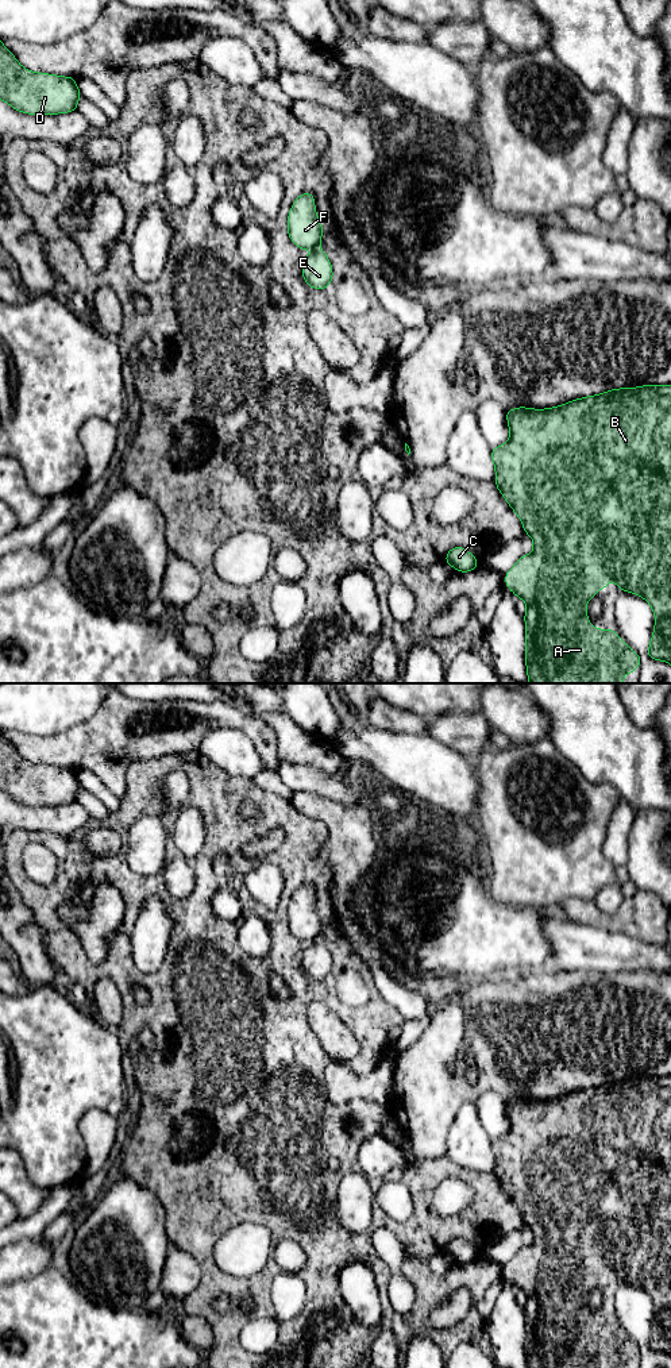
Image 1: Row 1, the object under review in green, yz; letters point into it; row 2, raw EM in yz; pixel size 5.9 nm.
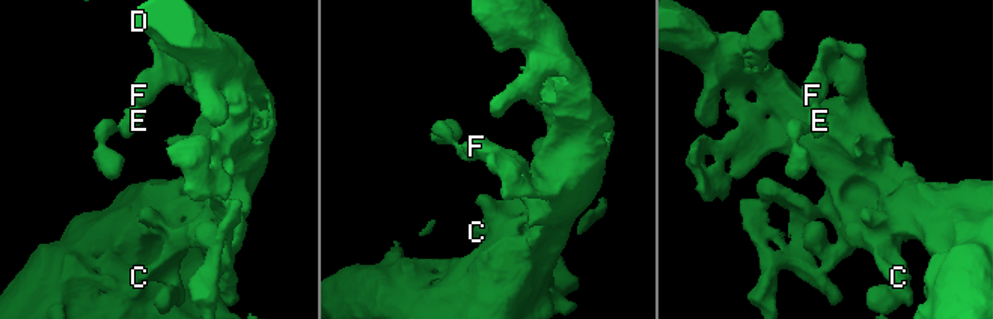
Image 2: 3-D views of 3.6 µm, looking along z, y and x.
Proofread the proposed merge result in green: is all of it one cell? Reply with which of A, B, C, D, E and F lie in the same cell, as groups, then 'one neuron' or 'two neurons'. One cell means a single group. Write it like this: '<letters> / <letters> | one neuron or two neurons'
A B C D F / E | two neurons

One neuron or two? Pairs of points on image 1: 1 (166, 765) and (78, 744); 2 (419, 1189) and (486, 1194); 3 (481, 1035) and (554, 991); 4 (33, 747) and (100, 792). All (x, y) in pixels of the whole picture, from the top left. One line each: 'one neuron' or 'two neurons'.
1: two neurons
2: one neuron
3: one neuron
4: two neurons

